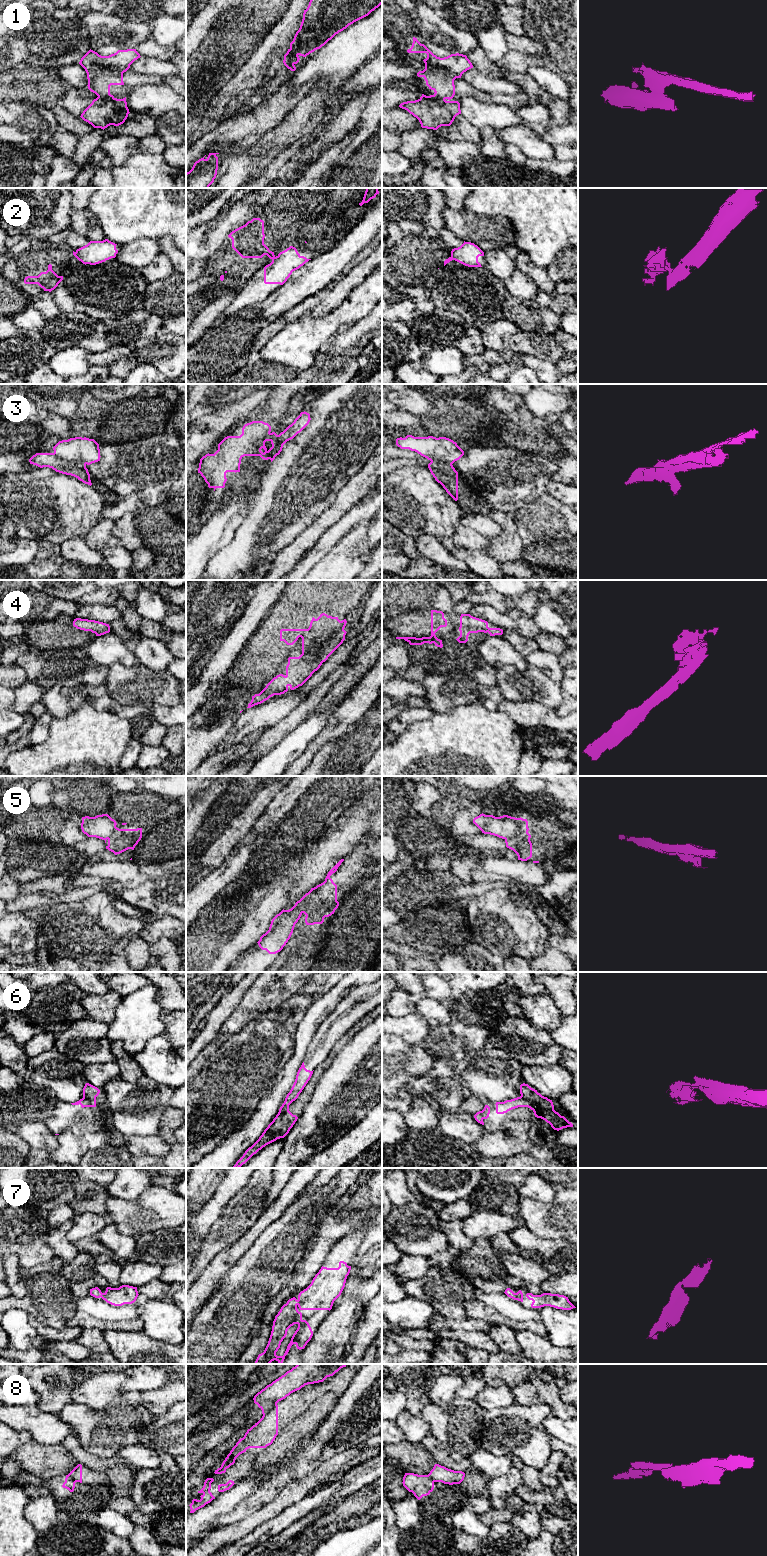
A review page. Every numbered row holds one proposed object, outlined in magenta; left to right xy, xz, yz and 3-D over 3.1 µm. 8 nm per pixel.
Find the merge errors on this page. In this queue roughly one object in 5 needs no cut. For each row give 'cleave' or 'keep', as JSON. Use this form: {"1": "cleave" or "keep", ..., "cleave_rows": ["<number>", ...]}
{"1": "cleave", "2": "cleave", "3": "cleave", "4": "keep", "5": "cleave", "6": "cleave", "7": "keep", "8": "cleave", "cleave_rows": ["1", "2", "3", "5", "6", "8"]}

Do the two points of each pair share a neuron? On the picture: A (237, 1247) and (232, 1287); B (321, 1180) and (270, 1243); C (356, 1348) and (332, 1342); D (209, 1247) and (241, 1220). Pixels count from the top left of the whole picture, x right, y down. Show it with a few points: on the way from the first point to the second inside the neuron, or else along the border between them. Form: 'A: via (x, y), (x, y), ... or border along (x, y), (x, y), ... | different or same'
A: border along (250, 1246), (218, 1280) | different
B: border along (331, 1178), (317, 1189), (301, 1193) | different
C: border along (356, 1324), (354, 1333), (343, 1353) | different
D: via (217, 1241), (233, 1227) | same

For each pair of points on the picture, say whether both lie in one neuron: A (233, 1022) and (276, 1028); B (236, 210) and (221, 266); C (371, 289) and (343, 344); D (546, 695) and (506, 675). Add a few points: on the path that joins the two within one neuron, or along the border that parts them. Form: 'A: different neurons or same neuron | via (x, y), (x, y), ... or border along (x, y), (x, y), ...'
A: different neurons | border along (267, 1011), (258, 1014), (228, 1038)
B: different neurons | border along (227, 236), (212, 255)
C: different neurons | border along (371, 311), (354, 324)
D: same neuron | via (536, 686), (516, 685)

